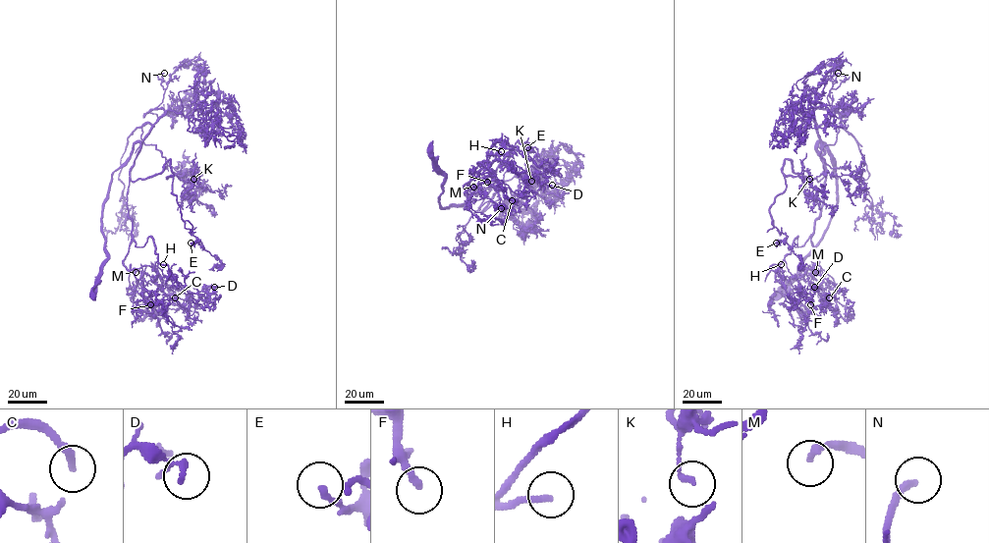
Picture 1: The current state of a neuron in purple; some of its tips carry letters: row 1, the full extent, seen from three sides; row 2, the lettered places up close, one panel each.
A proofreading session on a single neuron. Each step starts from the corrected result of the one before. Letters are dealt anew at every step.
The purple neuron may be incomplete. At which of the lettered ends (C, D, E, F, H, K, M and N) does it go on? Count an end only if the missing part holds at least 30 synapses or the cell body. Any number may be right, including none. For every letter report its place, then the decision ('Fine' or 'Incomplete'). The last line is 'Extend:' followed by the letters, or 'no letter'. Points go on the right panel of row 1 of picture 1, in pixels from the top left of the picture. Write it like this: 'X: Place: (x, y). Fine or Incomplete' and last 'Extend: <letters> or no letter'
C: Place: (829, 298). Incomplete
D: Place: (814, 287). Fine
E: Place: (776, 243). Fine
F: Place: (810, 304). Incomplete
H: Place: (781, 264). Incomplete
K: Place: (809, 179). Fine
M: Place: (815, 272). Fine
N: Place: (838, 73). Incomplete
Extend: C, F, H, N

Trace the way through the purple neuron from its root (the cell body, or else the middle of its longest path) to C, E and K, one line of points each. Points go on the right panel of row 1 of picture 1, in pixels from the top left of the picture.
C: (825, 180), (821, 214), (811, 239), (819, 263), (813, 270), (801, 266), (824, 299), (829, 298)
E: (825, 180), (796, 174), (792, 161), (784, 160), (786, 189), (769, 213), (772, 224), (788, 237), (776, 243)
K: (825, 180), (796, 174), (792, 161), (784, 160), (783, 173), (804, 180), (802, 190), (804, 171), (809, 179)

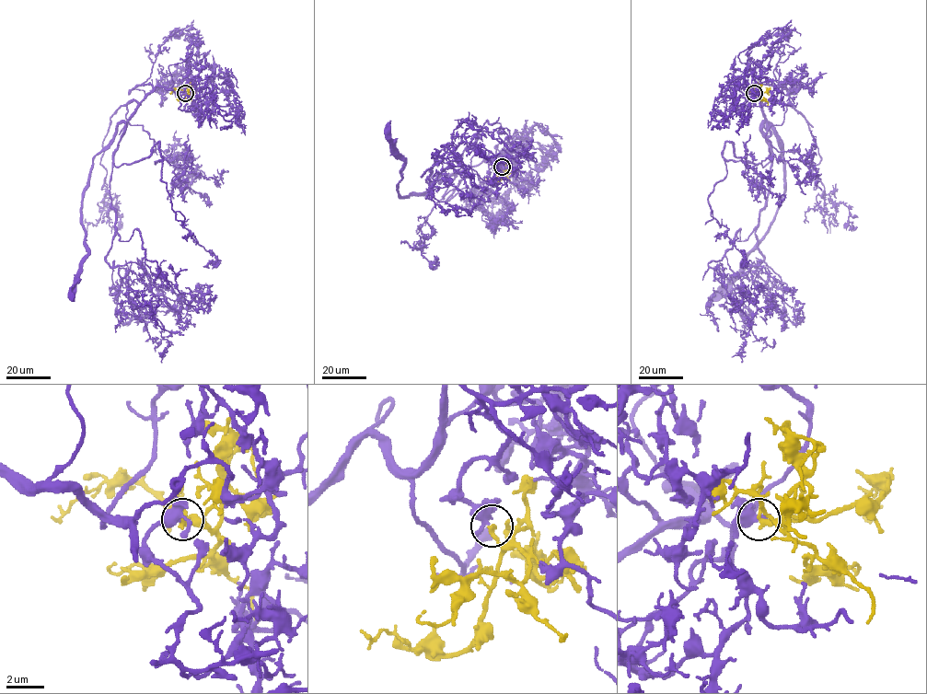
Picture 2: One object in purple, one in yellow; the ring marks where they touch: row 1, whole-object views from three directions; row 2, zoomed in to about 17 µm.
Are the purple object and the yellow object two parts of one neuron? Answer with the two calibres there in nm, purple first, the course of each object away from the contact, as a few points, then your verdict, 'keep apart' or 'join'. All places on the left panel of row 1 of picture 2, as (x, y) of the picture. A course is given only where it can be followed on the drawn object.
340 nm thick on the purple side, 280 nm on the other; purple runs (185, 93), (180, 109), (162, 86), (140, 104), (110, 182), (110, 292), (127, 287), (151, 318), (167, 312); yellow runs (185, 93), (176, 89), (169, 93); join

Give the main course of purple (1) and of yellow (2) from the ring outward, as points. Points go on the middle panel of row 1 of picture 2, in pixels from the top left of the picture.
1: (502, 167), (496, 145), (442, 180), (422, 175), (432, 200), (444, 179), (482, 194)
2: (502, 167), (503, 173), (498, 181), (486, 179)

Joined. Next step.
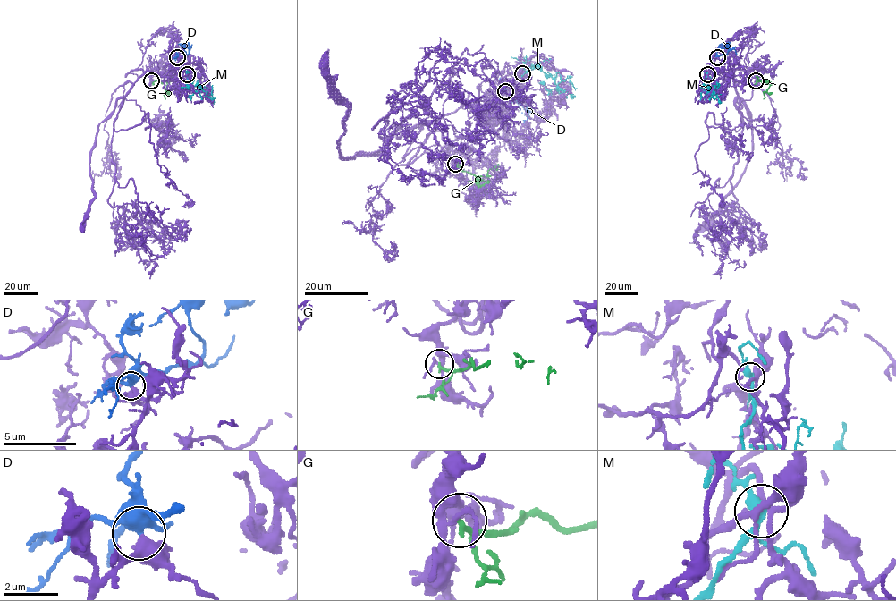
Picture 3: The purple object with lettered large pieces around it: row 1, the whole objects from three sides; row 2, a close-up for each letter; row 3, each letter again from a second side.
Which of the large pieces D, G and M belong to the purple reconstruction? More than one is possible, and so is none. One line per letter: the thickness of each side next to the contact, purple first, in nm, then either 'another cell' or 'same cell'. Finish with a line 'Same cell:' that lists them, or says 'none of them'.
D: calibres 320 and 360 nm; same cell
G: calibres 190 and 160 nm; another cell
M: calibres 220 and 260 nm; another cell
Same cell: D

